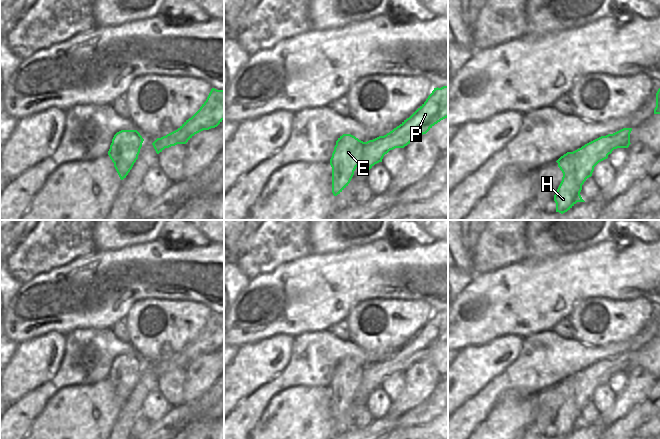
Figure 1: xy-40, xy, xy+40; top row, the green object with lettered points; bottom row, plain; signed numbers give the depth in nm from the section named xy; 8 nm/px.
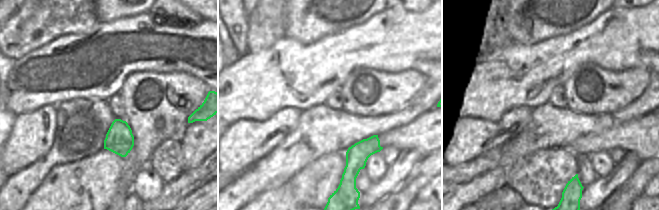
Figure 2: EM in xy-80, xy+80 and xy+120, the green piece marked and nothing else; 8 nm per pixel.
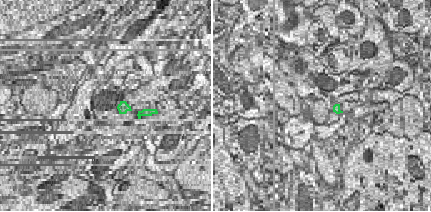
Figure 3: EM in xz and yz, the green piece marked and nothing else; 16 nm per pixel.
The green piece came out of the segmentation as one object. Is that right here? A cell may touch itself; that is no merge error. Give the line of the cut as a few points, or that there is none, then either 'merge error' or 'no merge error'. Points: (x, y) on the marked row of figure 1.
xy+40 (606, 135), (613, 137), (614, 148) | merge error

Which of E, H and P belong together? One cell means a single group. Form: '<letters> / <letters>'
E H / P

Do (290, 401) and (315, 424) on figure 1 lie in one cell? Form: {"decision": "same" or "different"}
{"decision": "same"}

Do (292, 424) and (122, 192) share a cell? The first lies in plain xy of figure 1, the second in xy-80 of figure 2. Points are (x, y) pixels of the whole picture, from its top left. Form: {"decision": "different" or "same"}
{"decision": "different"}

